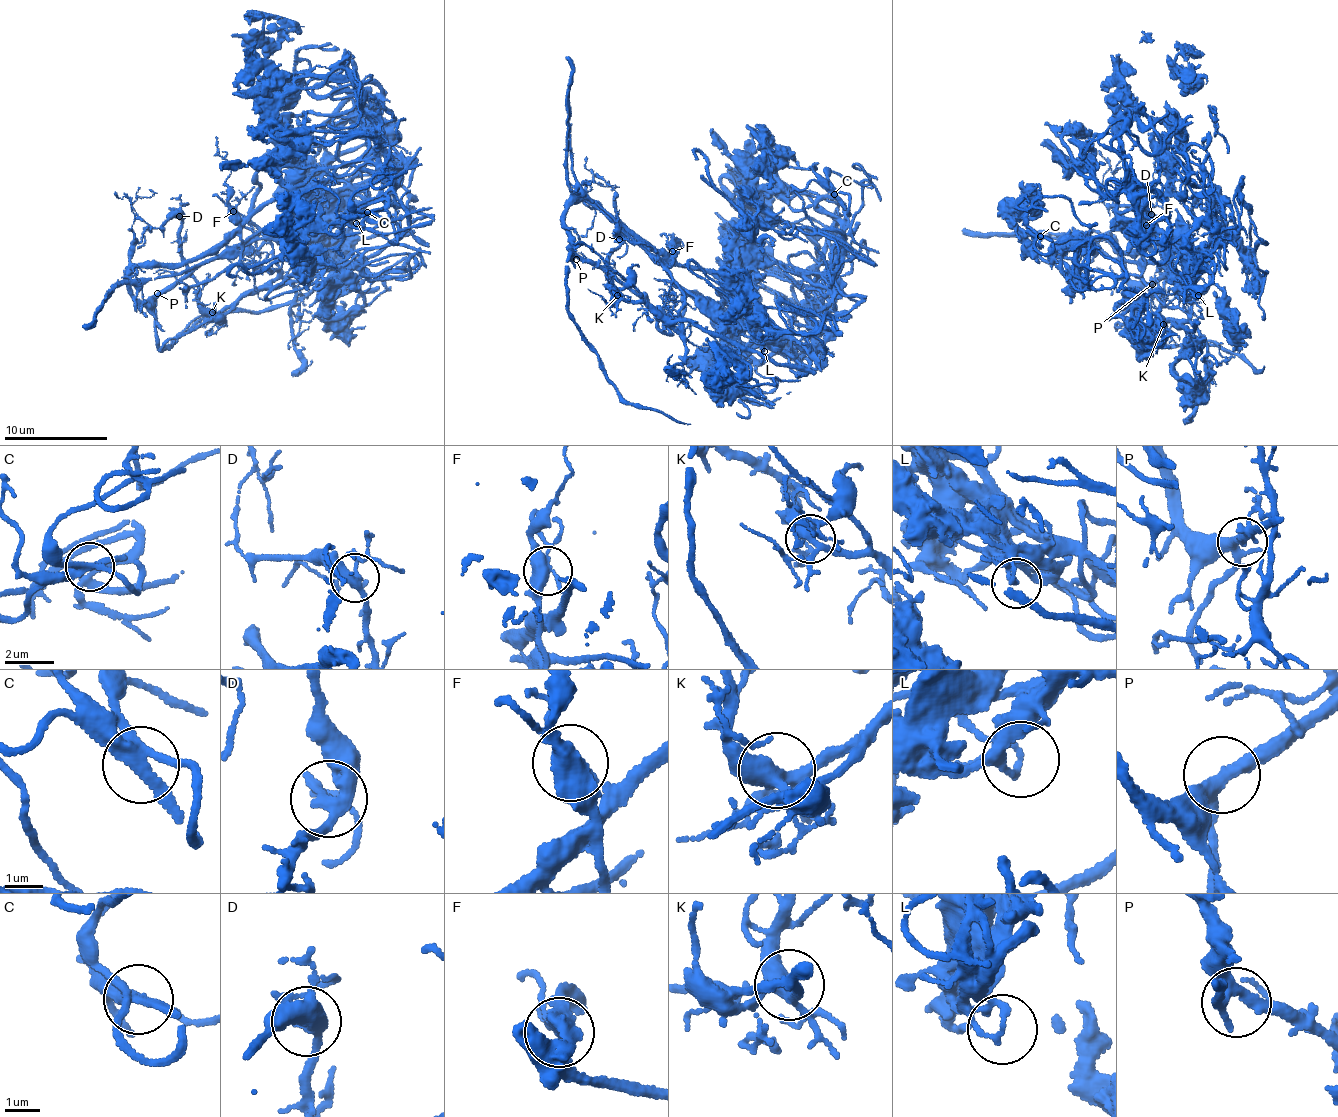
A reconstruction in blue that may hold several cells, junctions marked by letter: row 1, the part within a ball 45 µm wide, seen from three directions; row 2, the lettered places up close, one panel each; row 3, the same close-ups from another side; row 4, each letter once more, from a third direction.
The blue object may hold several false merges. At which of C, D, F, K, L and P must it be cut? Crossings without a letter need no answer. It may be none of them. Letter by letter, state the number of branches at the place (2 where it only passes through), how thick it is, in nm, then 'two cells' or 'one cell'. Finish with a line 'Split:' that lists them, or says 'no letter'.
C: 3 | 280 nm | one cell
D: 3 | 320 nm | one cell
F: 4 | 420 nm | two cells
K: 4 | 380 nm | one cell
L: 1 | 240 nm | two cells
P: 4 | 280 nm | one cell
Split: F, L

